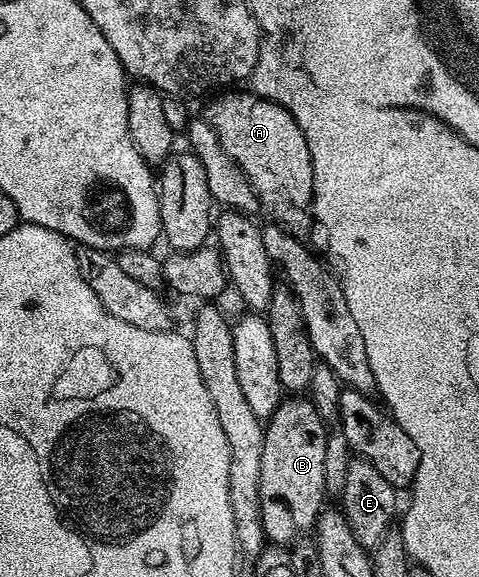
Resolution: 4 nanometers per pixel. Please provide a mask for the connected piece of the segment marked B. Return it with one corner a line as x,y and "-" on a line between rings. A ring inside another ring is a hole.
287,397
266,420
263,436
265,445
261,453
261,481
259,482
259,508
263,522
263,538
268,544
291,545
304,538
314,528
325,503
325,441
329,427
317,413
314,403
307,397

